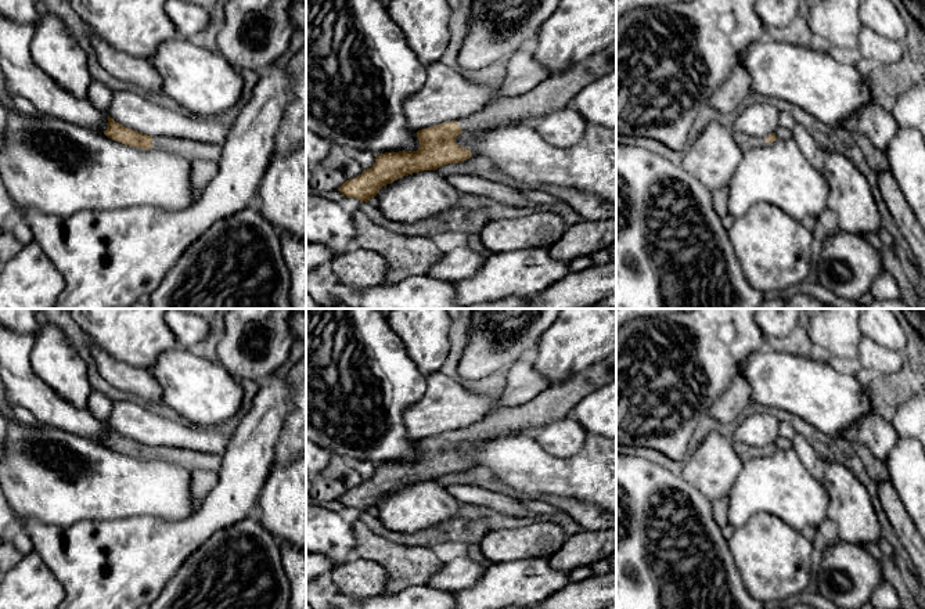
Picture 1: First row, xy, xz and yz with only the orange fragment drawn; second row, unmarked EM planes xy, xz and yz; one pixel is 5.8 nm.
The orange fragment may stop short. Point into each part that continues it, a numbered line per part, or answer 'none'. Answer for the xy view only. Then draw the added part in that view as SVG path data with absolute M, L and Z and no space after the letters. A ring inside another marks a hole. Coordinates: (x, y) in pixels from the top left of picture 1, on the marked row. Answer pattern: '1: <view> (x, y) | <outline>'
1: xy (190, 150) | M152 136L152 149L163 149L188 161L215 161L222 155L222 145L198 143L194 140Z

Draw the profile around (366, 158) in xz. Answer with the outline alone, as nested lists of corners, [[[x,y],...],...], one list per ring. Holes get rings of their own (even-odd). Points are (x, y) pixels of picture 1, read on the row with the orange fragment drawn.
[[[353,149],[349,152],[360,163],[363,170],[370,169],[375,163],[375,155],[370,151]]]

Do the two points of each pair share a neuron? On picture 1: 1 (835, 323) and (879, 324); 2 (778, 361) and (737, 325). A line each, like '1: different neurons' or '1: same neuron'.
1: different neurons
2: different neurons

